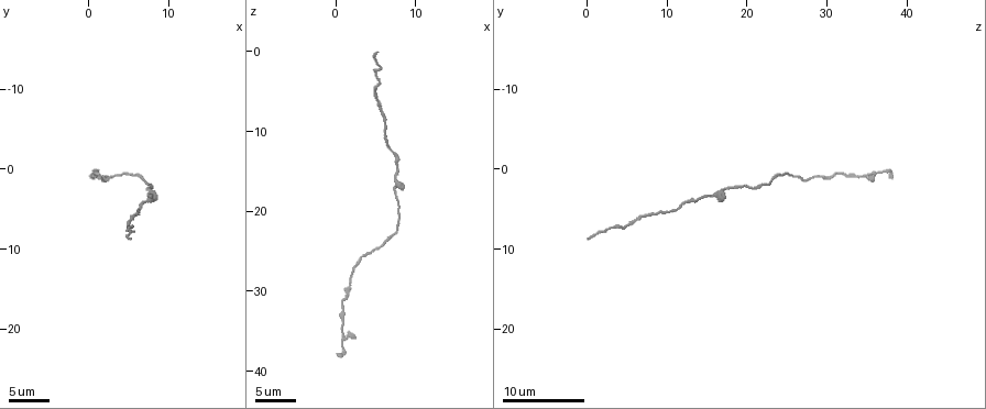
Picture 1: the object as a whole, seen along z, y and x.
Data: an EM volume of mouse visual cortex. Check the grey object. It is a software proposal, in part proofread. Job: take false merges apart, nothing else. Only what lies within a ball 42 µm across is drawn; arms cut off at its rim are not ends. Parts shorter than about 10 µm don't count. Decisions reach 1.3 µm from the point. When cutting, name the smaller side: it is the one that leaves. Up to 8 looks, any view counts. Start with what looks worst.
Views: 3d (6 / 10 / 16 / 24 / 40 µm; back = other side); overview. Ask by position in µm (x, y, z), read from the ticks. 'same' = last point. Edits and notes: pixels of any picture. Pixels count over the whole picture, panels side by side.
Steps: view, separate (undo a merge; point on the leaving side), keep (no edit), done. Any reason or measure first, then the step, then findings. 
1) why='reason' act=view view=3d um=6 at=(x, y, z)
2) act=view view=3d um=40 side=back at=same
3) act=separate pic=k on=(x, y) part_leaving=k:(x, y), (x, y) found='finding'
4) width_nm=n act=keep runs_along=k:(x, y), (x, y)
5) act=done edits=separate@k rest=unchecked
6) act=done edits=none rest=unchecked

act=view view=3d um=10 at=(0.5, 0.5, 32.0)

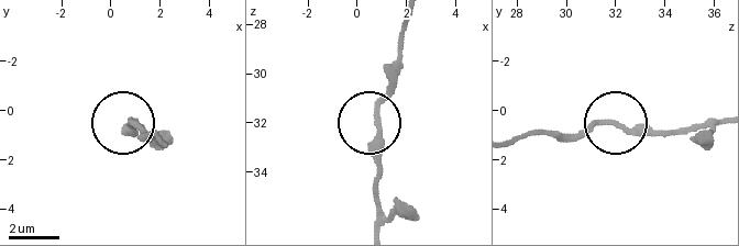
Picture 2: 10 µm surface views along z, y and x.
act=view view=3d um=10 side=back at=(0.9, 0.4, 31.7)

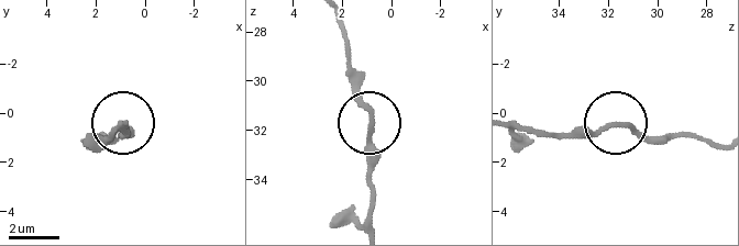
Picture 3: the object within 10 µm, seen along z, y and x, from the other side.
width_nm=200 act=keep found='continuous, no second cell'

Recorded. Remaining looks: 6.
act=view view=3d um=16 at=(8.0, 2.0, 19.5)

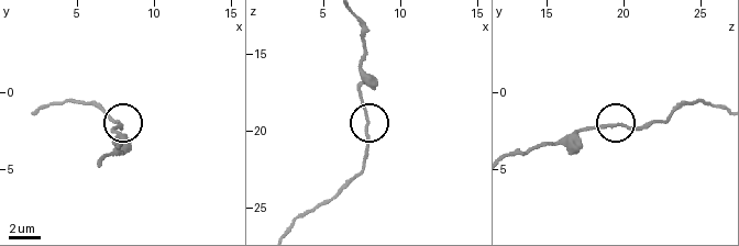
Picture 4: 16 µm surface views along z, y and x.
act=view view=3d um=16 side=back at=(8.0, 2.2, 19.6)

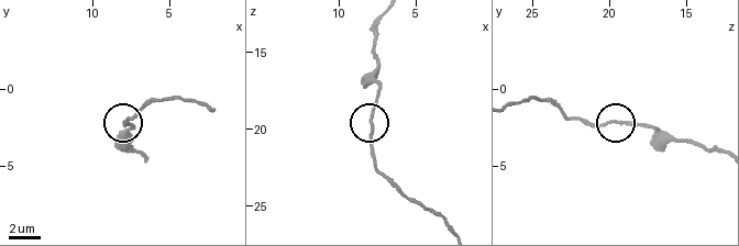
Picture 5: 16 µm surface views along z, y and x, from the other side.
side_arm_um=24 act=keep found='one cell here'

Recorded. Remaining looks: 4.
why='thick turns thin' act=view view=3d um=10 at=(8.0, 3.5, 15.5)

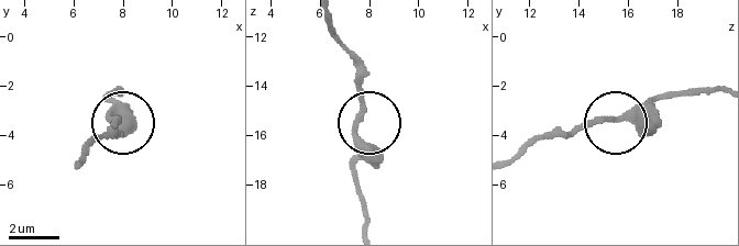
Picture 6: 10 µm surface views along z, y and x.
why='zoom in' act=view view=3d um=6 at=(7.5, 3.4, 15.4)

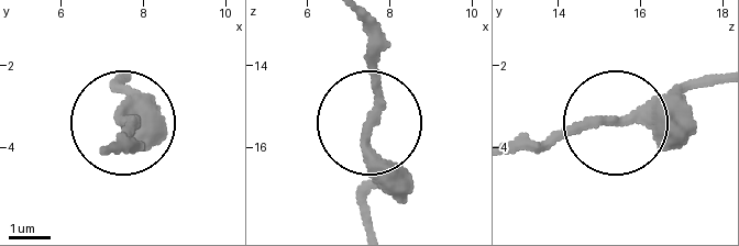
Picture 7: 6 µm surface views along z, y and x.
act=keep runs_along=7:(719, 82), (687, 82), (614, 121), (513, 146) found='one cell here'

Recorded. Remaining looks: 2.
why='calibre changes' act=view view=3d um=10 at=(5.5, 1.0, 24.5)

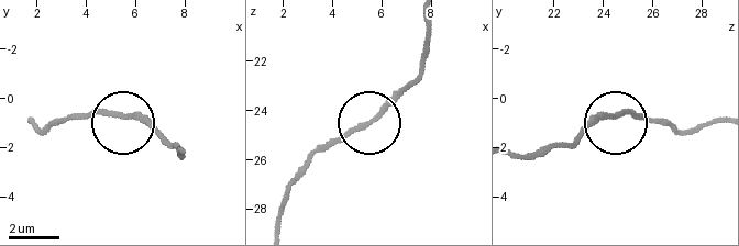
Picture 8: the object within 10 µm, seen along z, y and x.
act=keep runs_along=8:(510, 152), (536, 158), (573, 143), (598, 122), (640, 113) found='all the same cell'

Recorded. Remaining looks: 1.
act=done edits=none rest=unchecked

